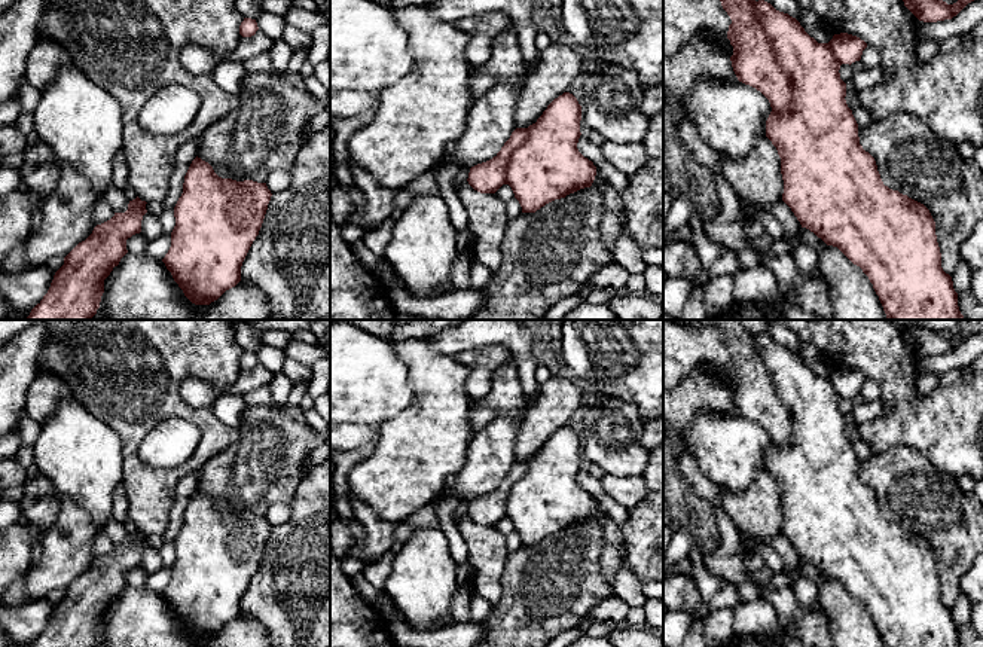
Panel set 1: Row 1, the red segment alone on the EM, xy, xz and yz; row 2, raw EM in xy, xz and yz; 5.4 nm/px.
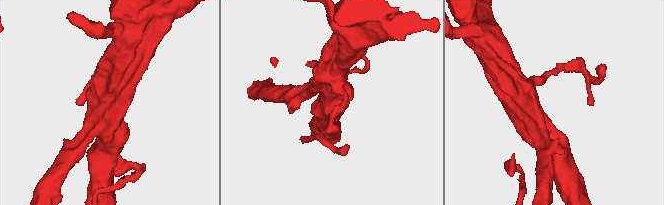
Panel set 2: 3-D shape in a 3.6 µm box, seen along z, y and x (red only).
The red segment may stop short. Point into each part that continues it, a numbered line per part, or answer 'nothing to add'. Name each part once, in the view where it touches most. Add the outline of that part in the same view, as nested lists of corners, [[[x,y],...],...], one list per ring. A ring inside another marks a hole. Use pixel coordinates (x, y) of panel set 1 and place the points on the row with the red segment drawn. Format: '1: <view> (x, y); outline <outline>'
nothing to add

